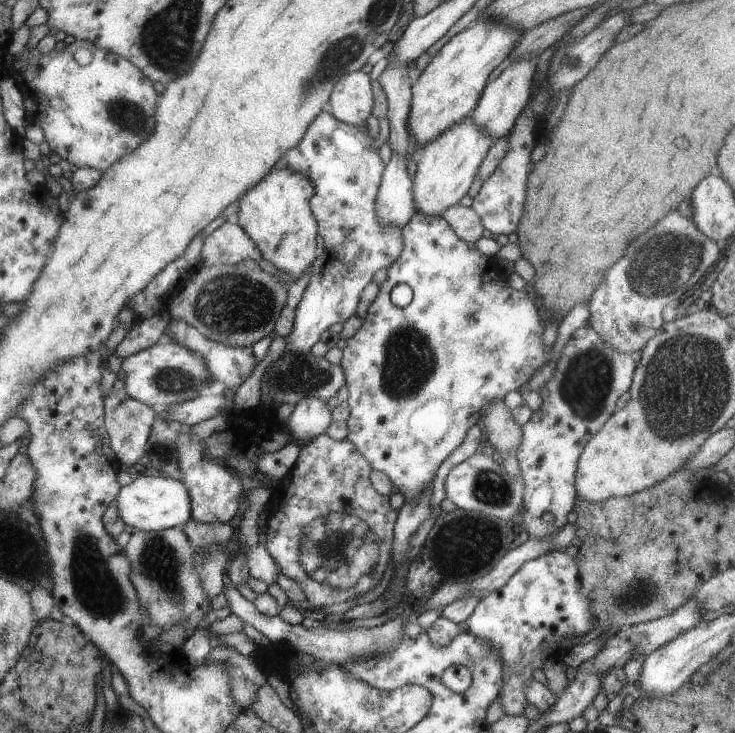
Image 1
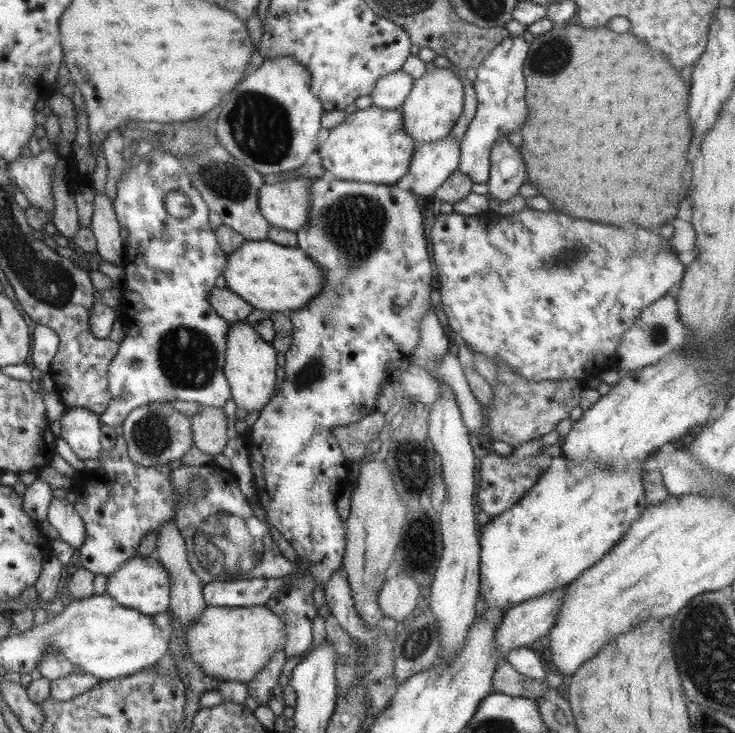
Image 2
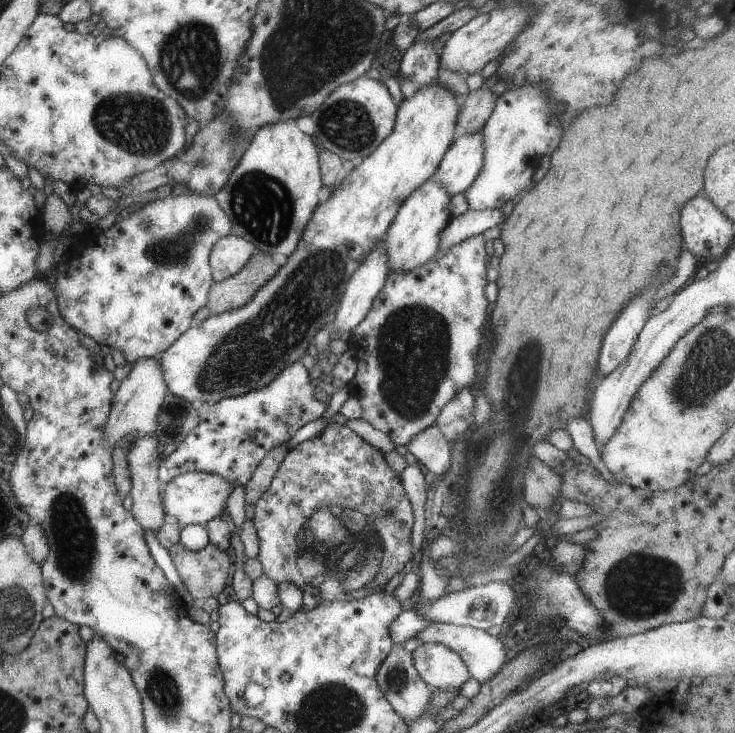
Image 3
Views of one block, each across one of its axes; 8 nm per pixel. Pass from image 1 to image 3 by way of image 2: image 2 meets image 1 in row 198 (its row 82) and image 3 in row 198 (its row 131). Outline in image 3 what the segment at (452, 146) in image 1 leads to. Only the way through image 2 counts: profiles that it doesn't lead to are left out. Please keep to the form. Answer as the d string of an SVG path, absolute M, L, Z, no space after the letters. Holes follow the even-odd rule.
M430 179L405 198L381 242L388 253L390 270L412 270L430 260L438 252L440 233L445 229L451 218L450 198L451 196L443 186Z

